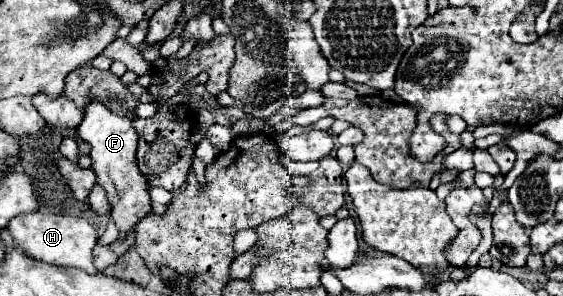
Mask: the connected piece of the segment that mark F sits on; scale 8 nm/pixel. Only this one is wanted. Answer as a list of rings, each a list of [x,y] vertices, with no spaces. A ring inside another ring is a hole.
[[[94,101],[86,107],[84,119],[78,125],[78,135],[92,145],[92,151],[90,151],[92,171],[96,175],[96,183],[106,189],[106,195],[110,201],[110,217],[114,219],[120,231],[118,241],[124,241],[128,233],[134,231],[138,219],[152,213],[148,183],[136,165],[138,135],[132,127],[132,121],[126,117],[114,115],[112,111],[108,111],[108,107]]]

